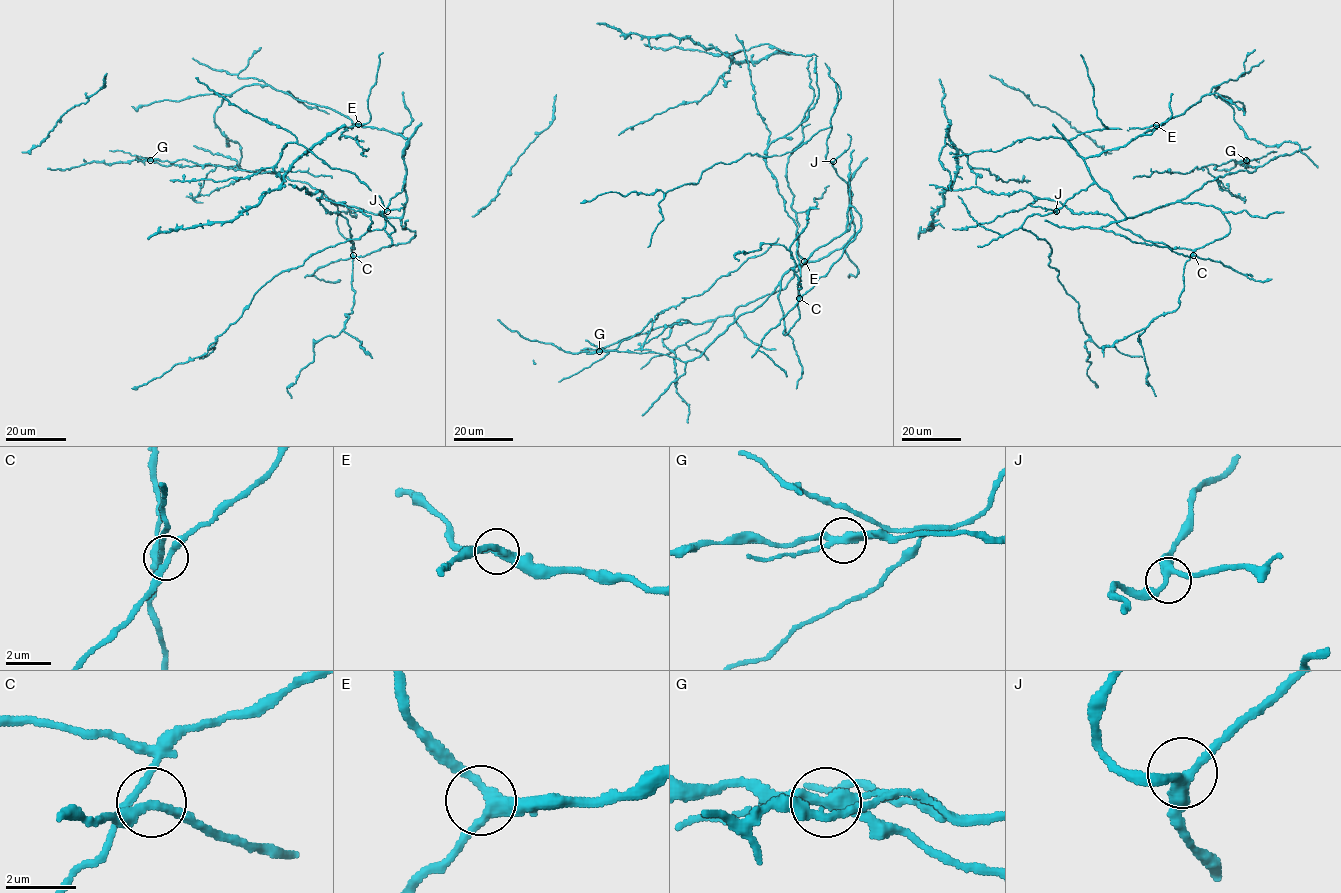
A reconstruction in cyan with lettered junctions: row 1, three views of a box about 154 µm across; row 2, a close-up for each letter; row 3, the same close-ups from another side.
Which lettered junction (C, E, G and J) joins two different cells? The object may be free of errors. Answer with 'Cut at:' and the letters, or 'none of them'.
Cut at: G

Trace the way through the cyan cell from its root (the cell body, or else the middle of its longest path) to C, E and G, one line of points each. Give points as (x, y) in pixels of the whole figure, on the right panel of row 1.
C: (1085, 189), (1094, 183), (1105, 189), (1125, 216), (1103, 229), (1134, 242), (1193, 255)
E: (1085, 189), (1093, 178), (1085, 159), (1126, 146), (1156, 125)
G: (1085, 189), (1096, 183), (1133, 217), (1178, 202), (1218, 177), (1252, 172), (1257, 168), (1246, 160)

